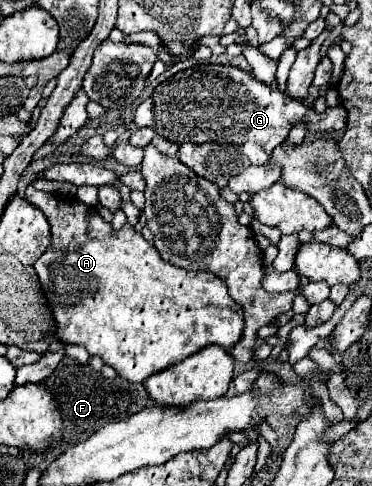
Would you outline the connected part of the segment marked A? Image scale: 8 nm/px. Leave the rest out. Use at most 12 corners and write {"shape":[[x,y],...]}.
{"shape":[[44,193],[54,337],[132,383],[236,345],[242,307]]}

